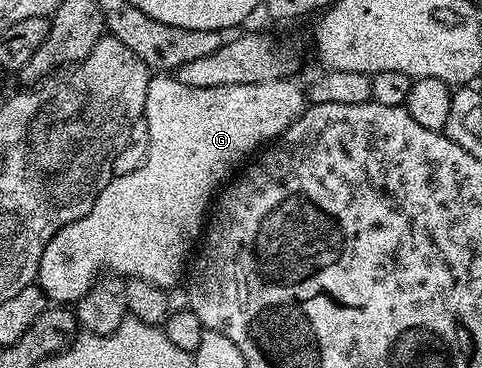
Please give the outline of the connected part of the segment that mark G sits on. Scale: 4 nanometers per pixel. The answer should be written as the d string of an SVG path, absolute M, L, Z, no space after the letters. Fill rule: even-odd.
M174 75L151 76L150 82L148 83L148 95L144 103L144 111L142 112L142 116L148 127L146 161L140 167L136 167L136 171L132 171L128 175L114 176L108 183L108 187L104 187L104 191L100 191L96 203L92 203L92 211L88 211L88 215L84 215L80 219L68 223L46 244L44 255L40 259L36 283L46 292L47 298L54 303L77 303L90 290L95 281L107 271L123 279L147 281L153 285L159 285L164 290L170 289L171 286L177 286L183 280L182 268L185 265L187 268L188 258L191 256L196 242L203 236L204 222L207 220L208 210L211 208L216 194L223 188L224 182L251 154L269 145L275 137L279 137L301 115L302 110L306 108L307 104L303 86L301 84L298 86L294 82L294 79L269 81L268 83L244 83L243 85L233 85L232 87L187 87L186 84L180 83L177 76Z

